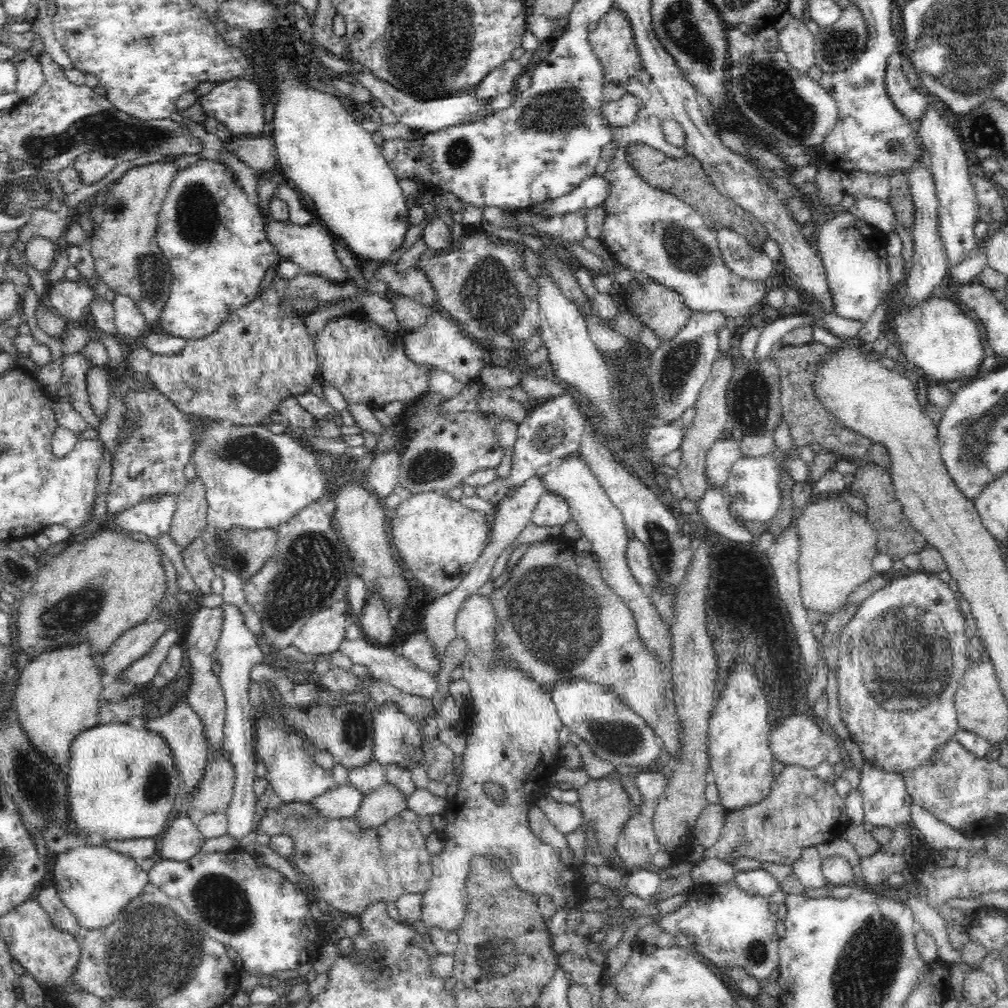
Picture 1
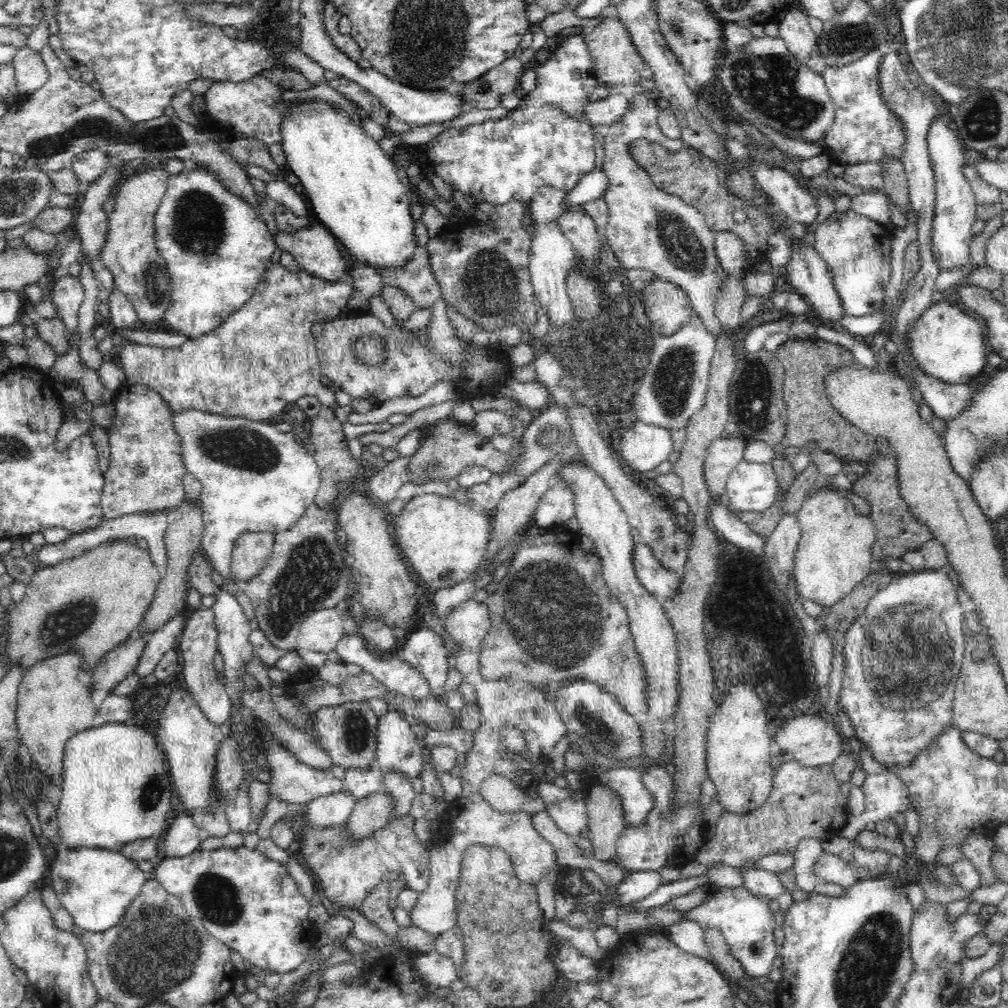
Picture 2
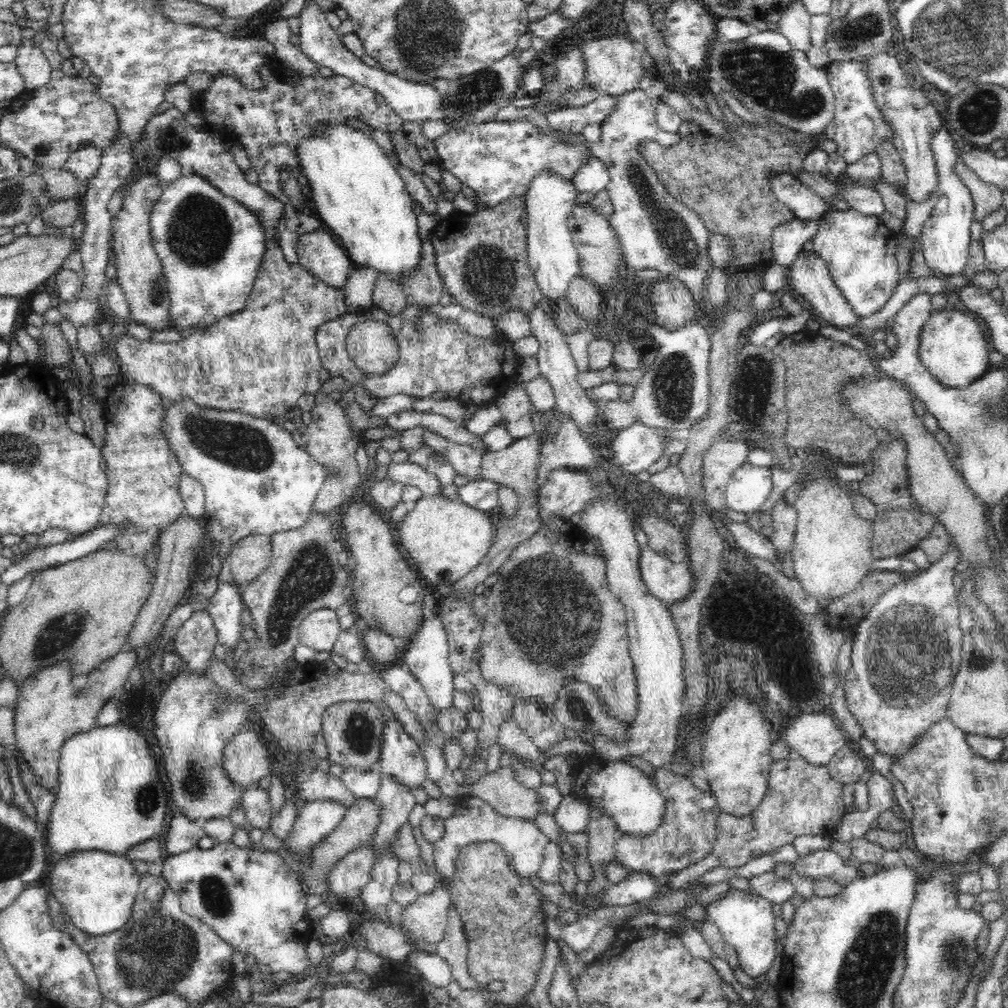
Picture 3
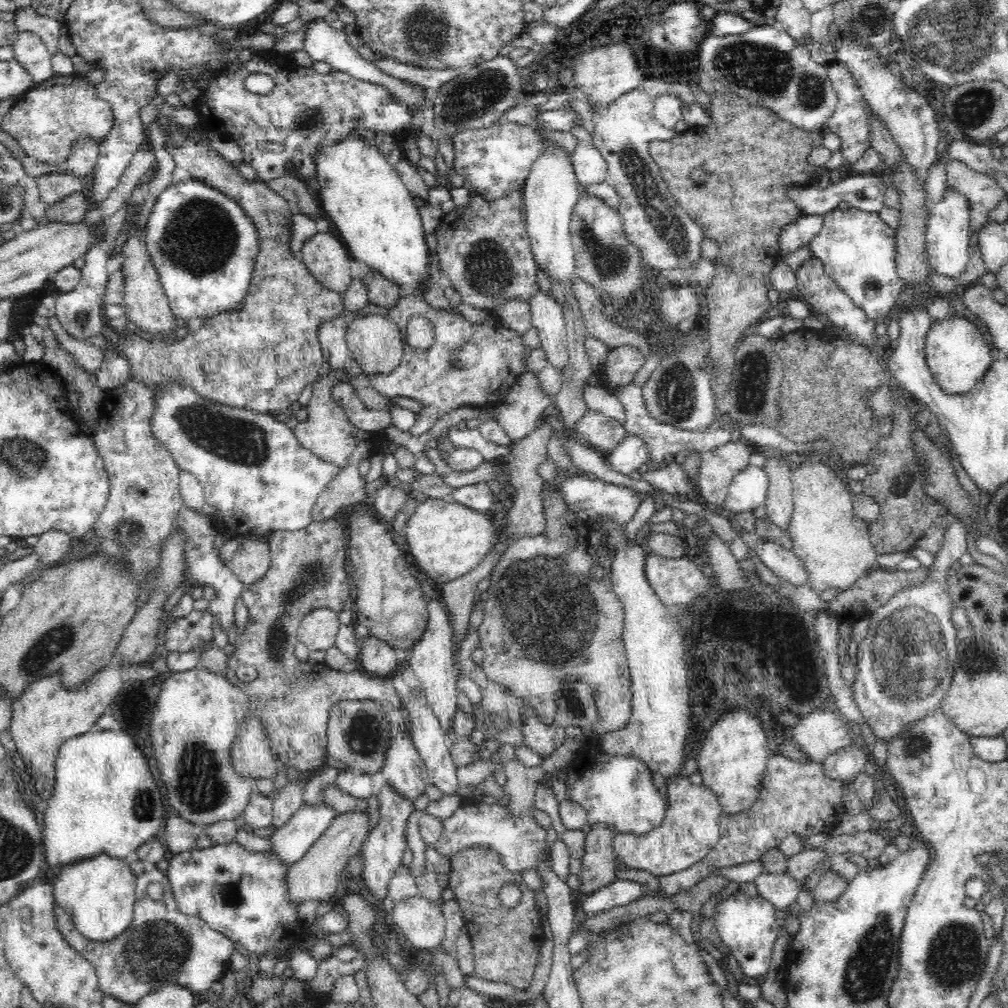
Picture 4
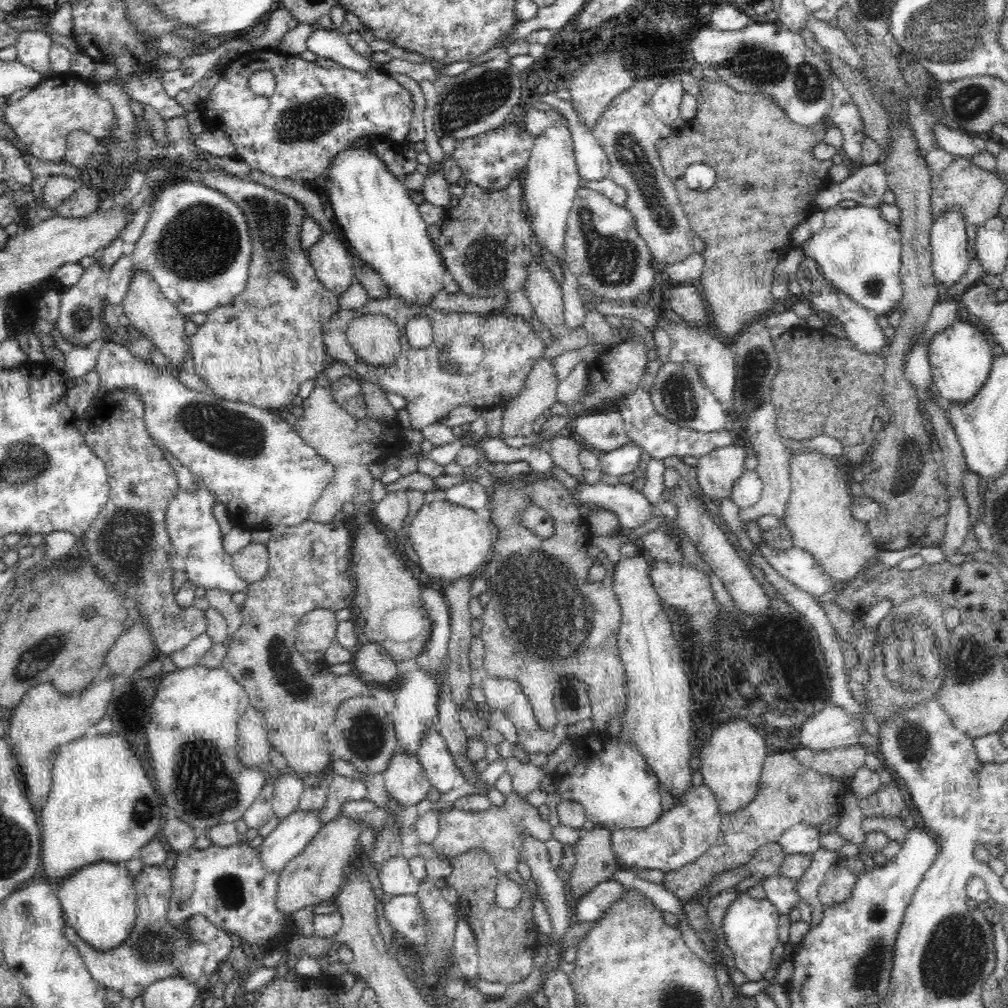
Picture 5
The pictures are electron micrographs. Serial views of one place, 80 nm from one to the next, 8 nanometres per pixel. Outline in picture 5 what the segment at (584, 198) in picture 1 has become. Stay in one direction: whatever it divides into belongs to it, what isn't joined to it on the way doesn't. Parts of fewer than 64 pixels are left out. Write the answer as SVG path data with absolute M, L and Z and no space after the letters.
M547 93L539 97L540 101L550 104L561 112L567 120L579 175L582 180L600 180L608 176L610 163L604 149L598 144L593 132L584 127L580 115L572 106L572 102L556 97L555 93Z

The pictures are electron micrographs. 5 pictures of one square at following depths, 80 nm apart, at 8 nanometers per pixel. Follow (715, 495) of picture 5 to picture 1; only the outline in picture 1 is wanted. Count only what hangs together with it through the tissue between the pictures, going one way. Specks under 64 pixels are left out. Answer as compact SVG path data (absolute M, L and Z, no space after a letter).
M737 436L731 440L714 442L706 460L706 477L710 488L722 489L730 477L732 465L742 456Z

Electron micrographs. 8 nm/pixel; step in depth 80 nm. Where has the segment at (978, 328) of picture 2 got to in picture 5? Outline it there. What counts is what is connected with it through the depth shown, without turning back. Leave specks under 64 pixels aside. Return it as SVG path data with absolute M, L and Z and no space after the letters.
M955 320L944 328L943 332L937 333L927 344L929 363L933 384L938 395L943 399L950 400L950 404L962 404L971 401L983 384L987 381L991 371L991 364L995 356L993 348L984 334L976 326L968 321Z

